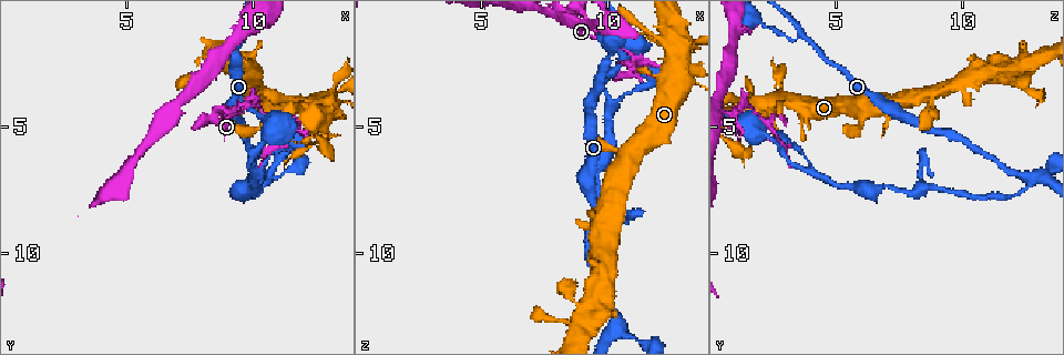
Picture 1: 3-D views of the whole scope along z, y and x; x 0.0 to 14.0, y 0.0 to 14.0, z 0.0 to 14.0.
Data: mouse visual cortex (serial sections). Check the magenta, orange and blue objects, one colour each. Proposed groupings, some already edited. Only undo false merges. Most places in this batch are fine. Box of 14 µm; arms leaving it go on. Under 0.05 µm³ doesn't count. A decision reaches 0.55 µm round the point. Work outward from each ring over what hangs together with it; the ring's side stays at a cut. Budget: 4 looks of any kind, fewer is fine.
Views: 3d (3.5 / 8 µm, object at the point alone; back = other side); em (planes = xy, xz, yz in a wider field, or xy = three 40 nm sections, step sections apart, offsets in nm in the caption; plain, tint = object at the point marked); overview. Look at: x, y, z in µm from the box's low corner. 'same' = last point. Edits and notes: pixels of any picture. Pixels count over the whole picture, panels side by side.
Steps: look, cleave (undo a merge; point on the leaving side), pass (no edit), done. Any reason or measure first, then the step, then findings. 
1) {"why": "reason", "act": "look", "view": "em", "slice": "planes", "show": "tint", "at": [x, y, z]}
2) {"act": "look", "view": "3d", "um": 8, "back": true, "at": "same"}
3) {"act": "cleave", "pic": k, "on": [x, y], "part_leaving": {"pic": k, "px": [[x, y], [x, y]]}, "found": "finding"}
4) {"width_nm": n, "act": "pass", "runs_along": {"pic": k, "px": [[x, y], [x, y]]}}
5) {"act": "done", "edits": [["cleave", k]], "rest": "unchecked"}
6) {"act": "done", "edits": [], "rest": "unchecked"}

{"why": "three arms meet", "act": "look", "view": "3d", "um": 3.5, "back": true, "at": [9.5, 1.4, 3.6]}

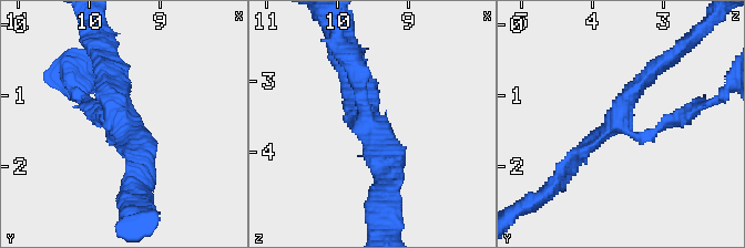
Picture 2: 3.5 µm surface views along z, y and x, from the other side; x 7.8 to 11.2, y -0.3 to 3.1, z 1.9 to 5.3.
{"act": "look", "view": "em", "slice": "xy", "step": 5, "show": "tint", "at": [9.55, 1.35, 3.60]}

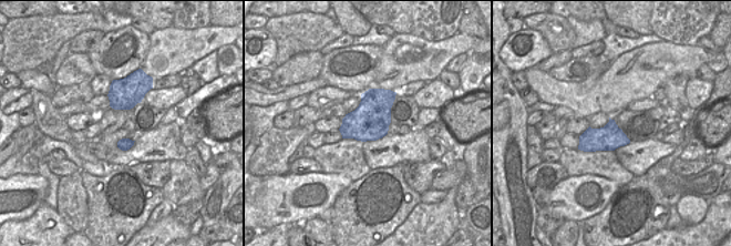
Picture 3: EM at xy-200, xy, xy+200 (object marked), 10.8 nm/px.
{"width_nm": 420, "act": "pass", "runs_along": {"pic": 2, "px": [[568, 165], [616, 121], [650, 135], [679, 117]]}, "found": "continuous, no second cell"}

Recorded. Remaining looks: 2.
{"act": "look", "view": "3d", "um": 3.5, "back": true, "at": [11.0, 5.3, 2.8]}

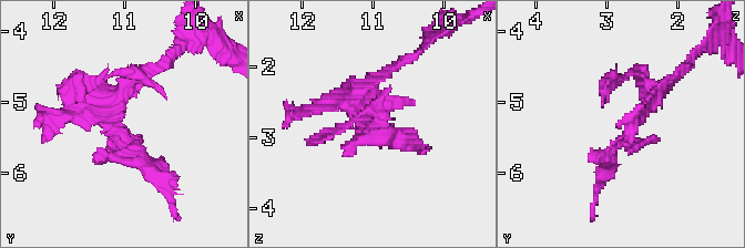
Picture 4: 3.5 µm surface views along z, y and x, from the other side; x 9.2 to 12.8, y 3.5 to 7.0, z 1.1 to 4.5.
{"why": "shape alone is not enough", "act": "look", "view": "em", "slice": "xy", "step": 5, "show": "tint", "at": [11.05, 5.35, 2.75]}

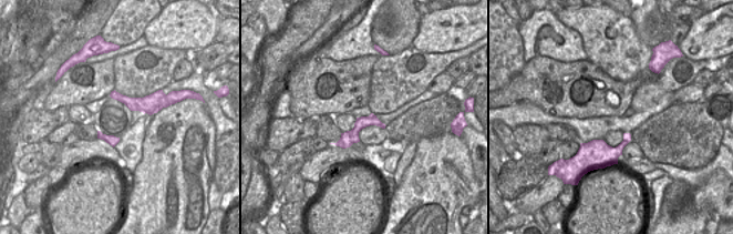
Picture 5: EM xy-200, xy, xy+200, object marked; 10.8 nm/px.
{"width_nm": 130, "act": "pass", "runs_along": {"pic": 4, "px": [[670, 80], [624, 131], [599, 182]]}, "found": "continuous, no second cell"}

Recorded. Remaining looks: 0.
{"act": "done", "edits": [], "rest": "unchecked"}

